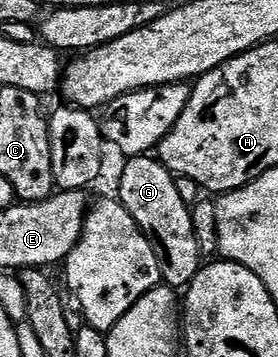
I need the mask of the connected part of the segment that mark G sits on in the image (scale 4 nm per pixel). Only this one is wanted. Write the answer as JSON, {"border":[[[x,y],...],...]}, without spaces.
{"border":[[[140,155],[130,158],[126,163],[128,165],[119,177],[117,199],[151,240],[151,245],[159,257],[162,284],[172,287],[190,285],[201,268],[201,254],[191,218],[192,206],[187,205],[185,199],[181,199],[175,177],[163,166],[162,161],[151,155]]]}

